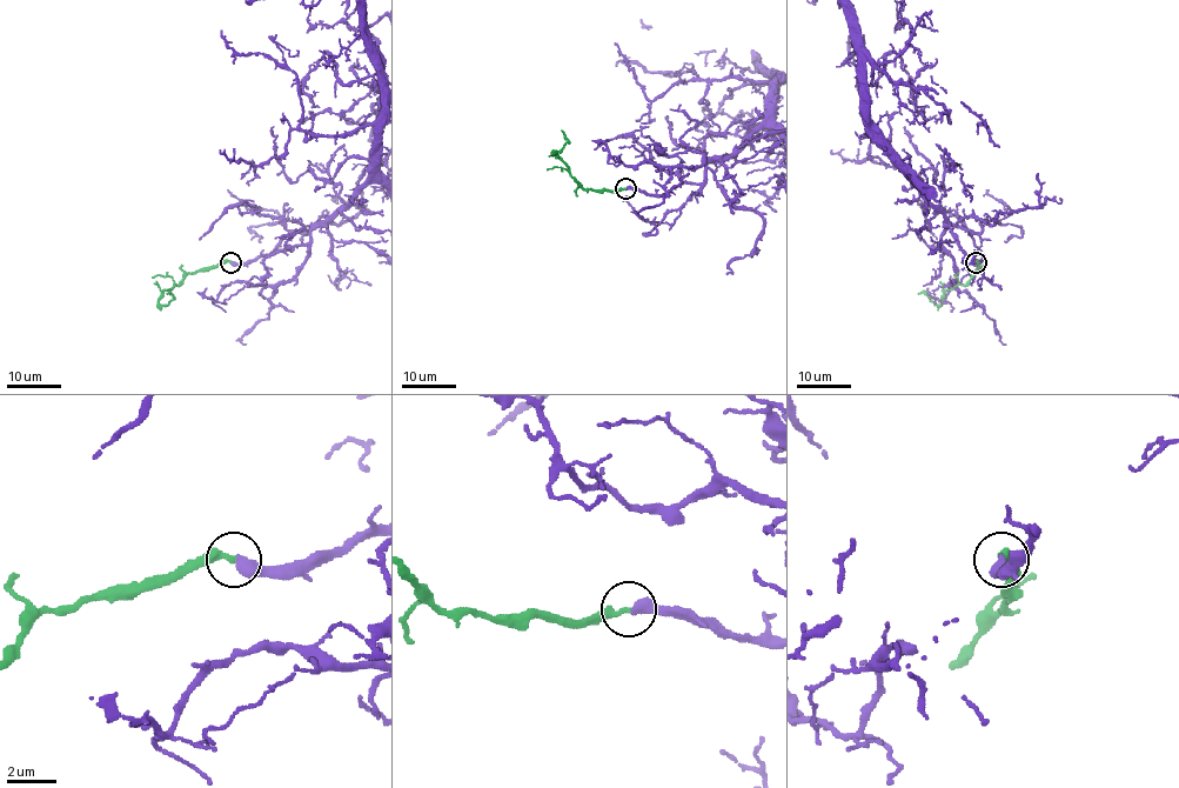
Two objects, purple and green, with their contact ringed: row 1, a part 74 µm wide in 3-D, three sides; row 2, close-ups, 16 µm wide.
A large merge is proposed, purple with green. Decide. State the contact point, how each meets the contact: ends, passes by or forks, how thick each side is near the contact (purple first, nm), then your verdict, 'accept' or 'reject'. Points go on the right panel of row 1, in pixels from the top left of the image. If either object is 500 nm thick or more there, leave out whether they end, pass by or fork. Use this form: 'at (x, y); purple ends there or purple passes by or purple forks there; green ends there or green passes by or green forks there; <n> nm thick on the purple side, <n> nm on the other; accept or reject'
at (976, 262); purple ends there; green ends there; 480 nm thick on the purple side, 260 nm on the other; accept

